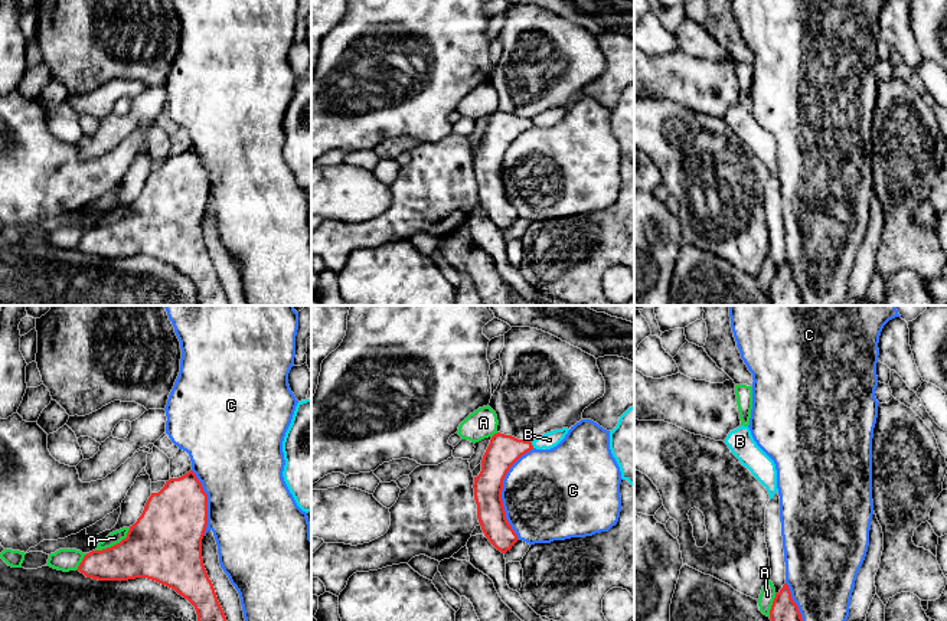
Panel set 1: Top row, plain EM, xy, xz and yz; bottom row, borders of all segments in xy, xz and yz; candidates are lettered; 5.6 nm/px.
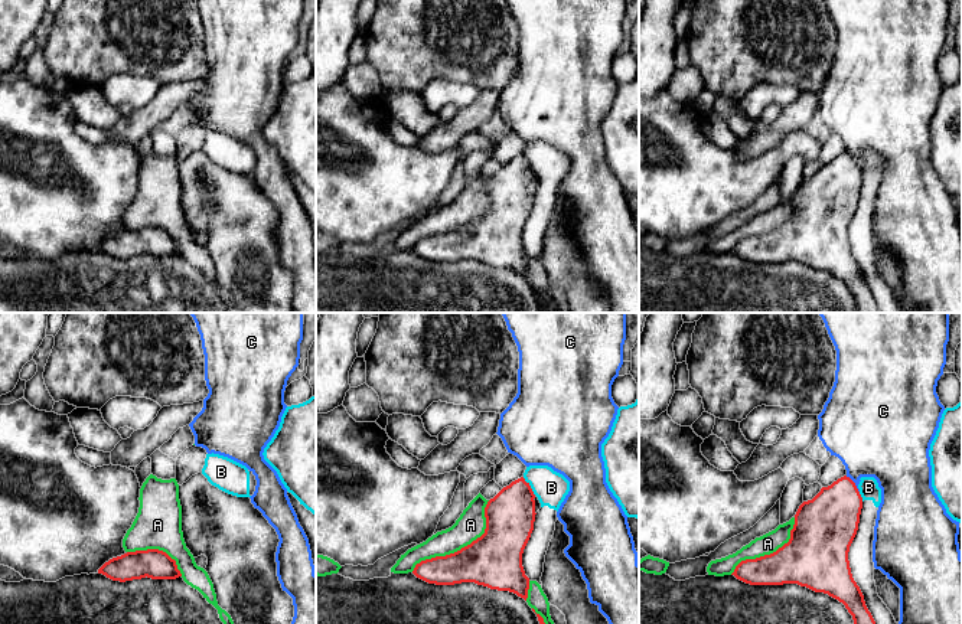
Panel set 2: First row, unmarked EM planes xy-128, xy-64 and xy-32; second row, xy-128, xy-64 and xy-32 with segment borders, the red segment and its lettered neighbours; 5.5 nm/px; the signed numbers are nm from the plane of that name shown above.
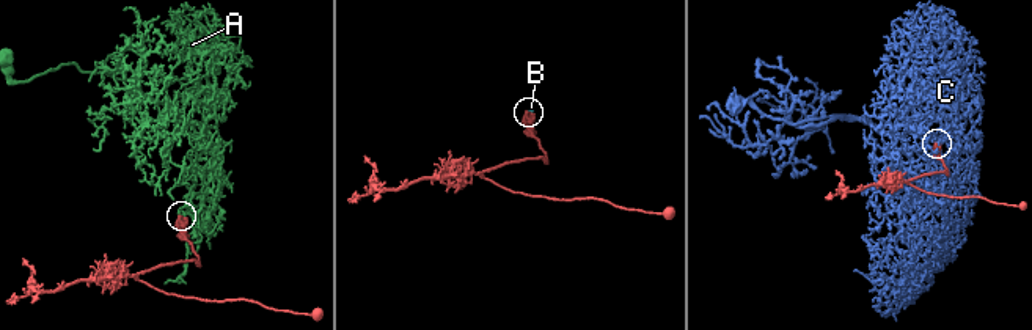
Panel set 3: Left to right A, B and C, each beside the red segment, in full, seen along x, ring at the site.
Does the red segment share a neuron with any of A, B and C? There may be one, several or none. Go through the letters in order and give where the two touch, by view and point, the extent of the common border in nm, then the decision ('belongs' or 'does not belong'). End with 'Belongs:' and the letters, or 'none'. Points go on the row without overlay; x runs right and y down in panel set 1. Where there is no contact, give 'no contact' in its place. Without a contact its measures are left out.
A: contact xy (114, 222); length 240 nm; does not belong
B: contact xz (532, 123); length 40 nm; does not belong
C: contact xz (500, 169); length 500 nm; does not belong
Belongs: none

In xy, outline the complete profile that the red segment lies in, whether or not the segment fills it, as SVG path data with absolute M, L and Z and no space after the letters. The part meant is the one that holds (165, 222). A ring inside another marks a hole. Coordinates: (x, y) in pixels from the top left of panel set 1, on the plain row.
M190 147L179 156L170 156L159 170L151 170L141 193L130 203L127 215L120 220L86 231L78 246L86 255L98 258L128 258L135 255L147 255L174 267L186 275L196 287L199 305L231 305L225 290L218 278L212 258L203 242L202 216L208 203L208 171L203 169L202 160Z

